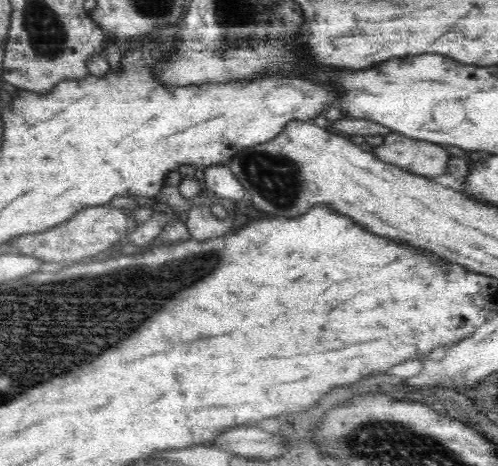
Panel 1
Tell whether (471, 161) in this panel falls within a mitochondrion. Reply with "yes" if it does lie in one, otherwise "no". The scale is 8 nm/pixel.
no

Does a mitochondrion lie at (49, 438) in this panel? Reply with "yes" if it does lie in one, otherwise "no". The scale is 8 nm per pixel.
no

